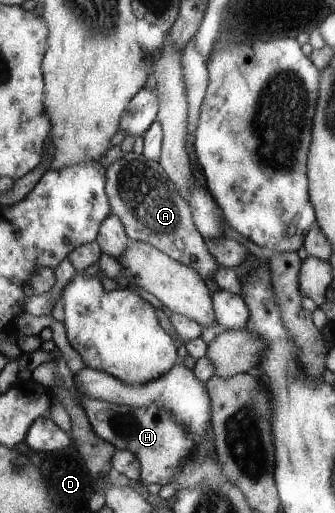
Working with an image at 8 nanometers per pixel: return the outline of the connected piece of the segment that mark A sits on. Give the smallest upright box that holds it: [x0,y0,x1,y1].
[105,151,219,280]

